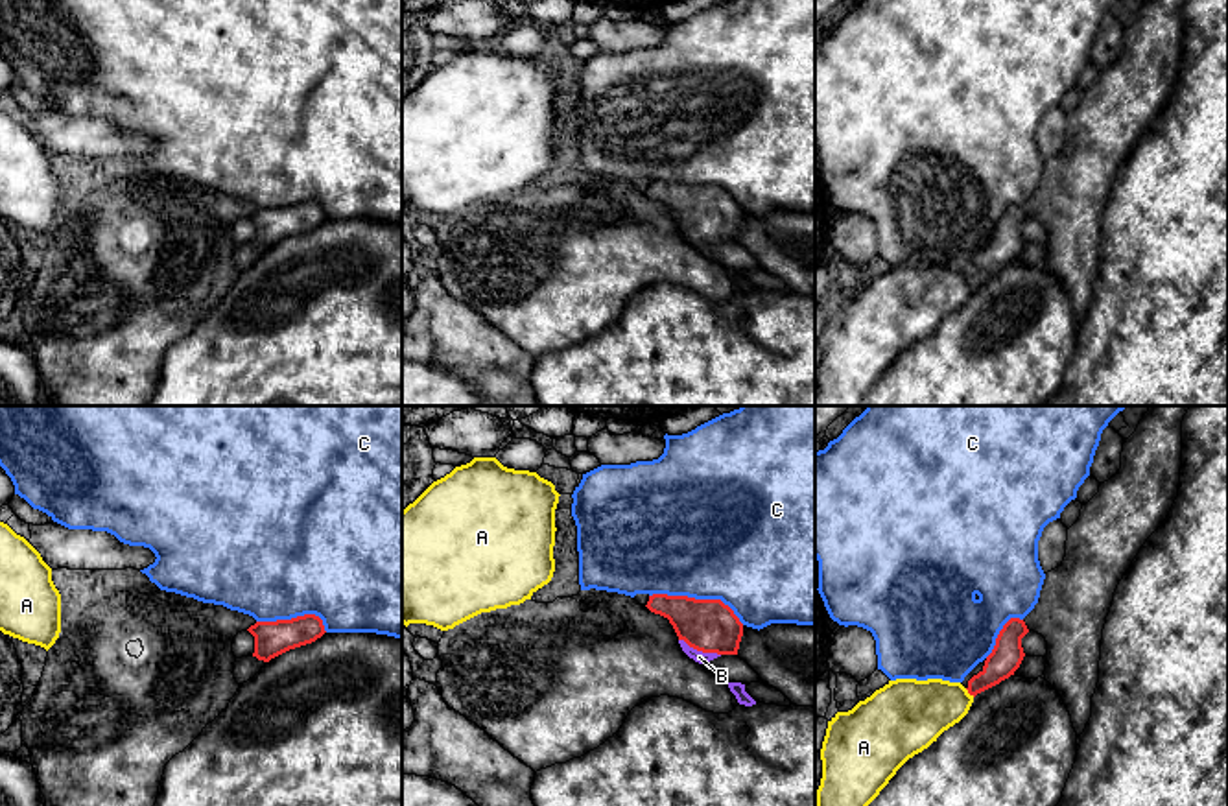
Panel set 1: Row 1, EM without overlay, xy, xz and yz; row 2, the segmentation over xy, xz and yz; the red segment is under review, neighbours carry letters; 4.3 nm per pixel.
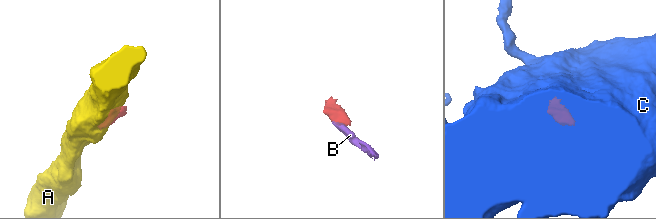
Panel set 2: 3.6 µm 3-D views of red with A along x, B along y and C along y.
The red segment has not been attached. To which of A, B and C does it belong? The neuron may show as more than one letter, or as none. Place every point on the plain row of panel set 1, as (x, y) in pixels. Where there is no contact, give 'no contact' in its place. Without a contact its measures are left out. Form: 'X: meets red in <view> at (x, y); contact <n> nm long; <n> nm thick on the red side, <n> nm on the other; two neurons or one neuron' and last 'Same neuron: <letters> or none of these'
A: meets red in yz at (970, 281); contact 60 nm long; 140 nm thick on the red side, 280 nm on the other; two neurons
B: meets red in xz at (699, 237); contact 200 nm long; 240 nm thick on the red side, 50 nm on the other; one neuron
C: meets red in xz at (697, 187); contact 440 nm long; 240 nm thick on the red side, 480 nm on the other; two neurons
Same neuron: B

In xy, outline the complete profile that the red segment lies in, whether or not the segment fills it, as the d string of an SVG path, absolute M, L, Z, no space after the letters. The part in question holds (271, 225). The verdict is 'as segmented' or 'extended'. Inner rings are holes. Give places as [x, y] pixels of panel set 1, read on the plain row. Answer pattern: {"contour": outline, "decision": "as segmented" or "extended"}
{"contour": "M315 201L291 207L256 208L247 218L254 223L253 243L264 249L289 236L312 231L326 219L323 207Z", "decision": "as segmented"}

